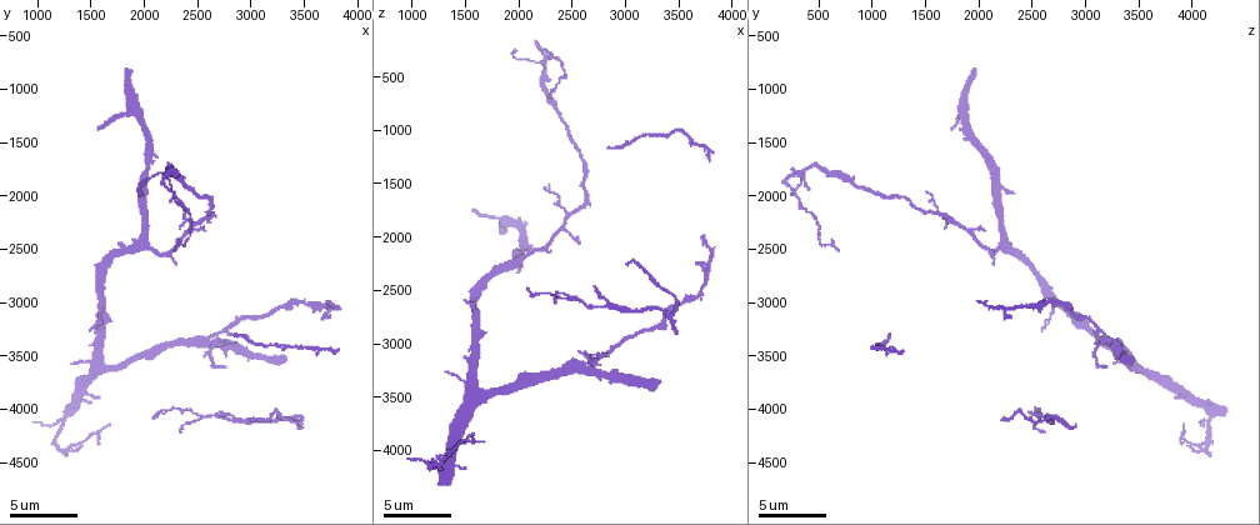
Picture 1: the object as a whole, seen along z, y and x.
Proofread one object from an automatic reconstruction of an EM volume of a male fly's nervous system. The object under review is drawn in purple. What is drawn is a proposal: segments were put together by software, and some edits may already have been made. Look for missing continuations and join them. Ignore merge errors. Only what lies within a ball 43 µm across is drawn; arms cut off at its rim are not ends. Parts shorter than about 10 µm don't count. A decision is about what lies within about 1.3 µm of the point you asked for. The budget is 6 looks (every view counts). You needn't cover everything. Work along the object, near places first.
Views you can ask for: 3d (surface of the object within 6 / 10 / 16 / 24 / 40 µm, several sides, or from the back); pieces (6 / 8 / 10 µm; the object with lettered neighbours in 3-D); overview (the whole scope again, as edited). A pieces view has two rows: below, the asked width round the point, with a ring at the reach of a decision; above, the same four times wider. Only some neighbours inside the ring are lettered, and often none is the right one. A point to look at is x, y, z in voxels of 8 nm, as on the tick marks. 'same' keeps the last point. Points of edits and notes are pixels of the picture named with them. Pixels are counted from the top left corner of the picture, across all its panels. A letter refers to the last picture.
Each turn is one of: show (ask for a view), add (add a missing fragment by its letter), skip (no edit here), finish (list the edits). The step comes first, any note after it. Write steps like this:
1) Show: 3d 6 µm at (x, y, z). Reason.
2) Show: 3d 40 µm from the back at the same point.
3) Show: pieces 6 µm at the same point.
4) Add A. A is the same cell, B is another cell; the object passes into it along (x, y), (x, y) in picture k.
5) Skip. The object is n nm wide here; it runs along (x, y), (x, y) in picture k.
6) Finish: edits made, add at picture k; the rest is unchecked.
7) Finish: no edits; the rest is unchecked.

Show: pieces 6 µm at (2720, 4020, 2500). Tapers out.

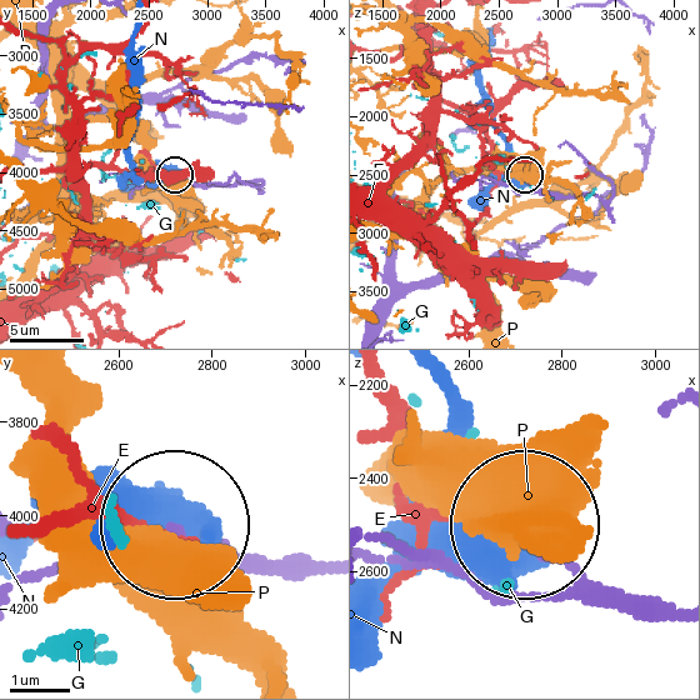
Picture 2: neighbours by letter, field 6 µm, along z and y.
Skip. E, G, N and P are other cells; none of them fits.

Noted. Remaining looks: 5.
Show: pieces 6 µm at (2280, 2520, 680).

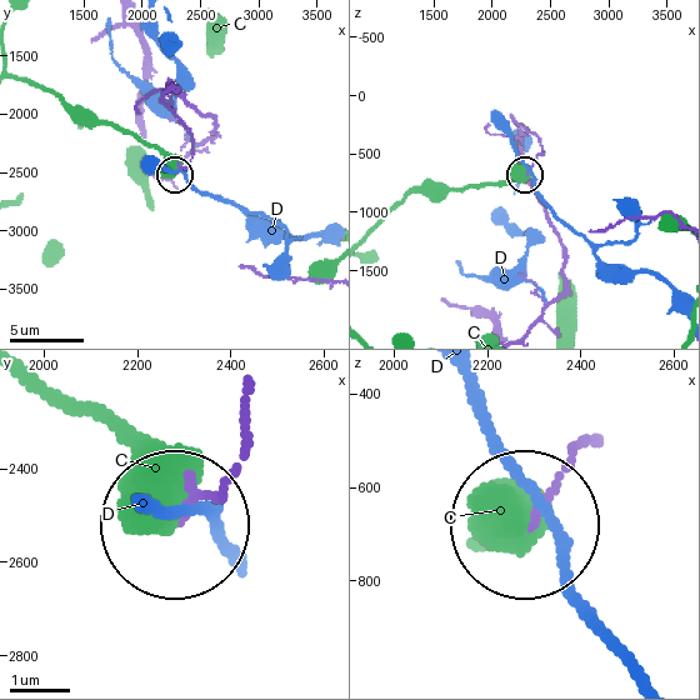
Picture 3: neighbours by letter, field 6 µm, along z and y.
Skip. C and D are other cells; no lettered fragment goes on from it.

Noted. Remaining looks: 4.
Show: pieces 8 µm at (1600, 1380, 1780). Thin end.

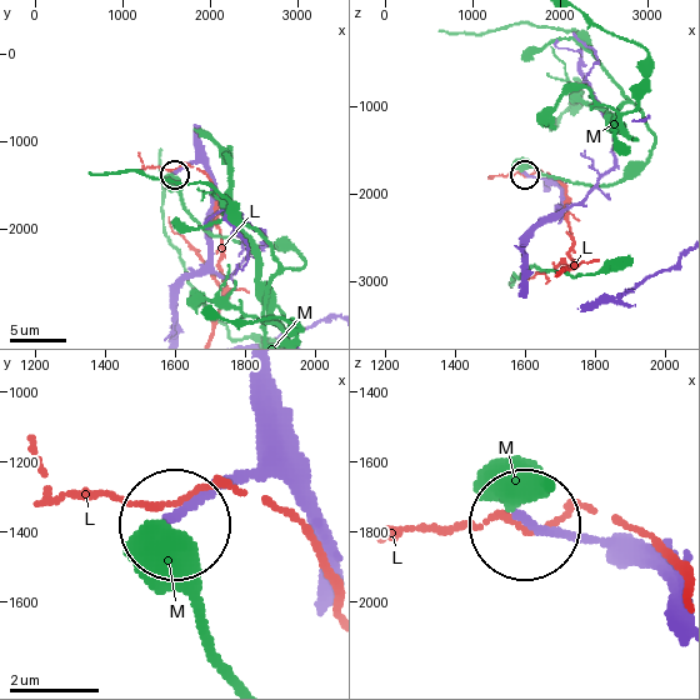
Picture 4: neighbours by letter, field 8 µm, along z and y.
Skip. L and M are other cells; it runs along (666, 619), (666, 581), (644, 559), (525, 518) in picture 4; no lettered fragment goes on from it.

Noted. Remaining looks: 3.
Finish: no edits; the rest is unchecked.

